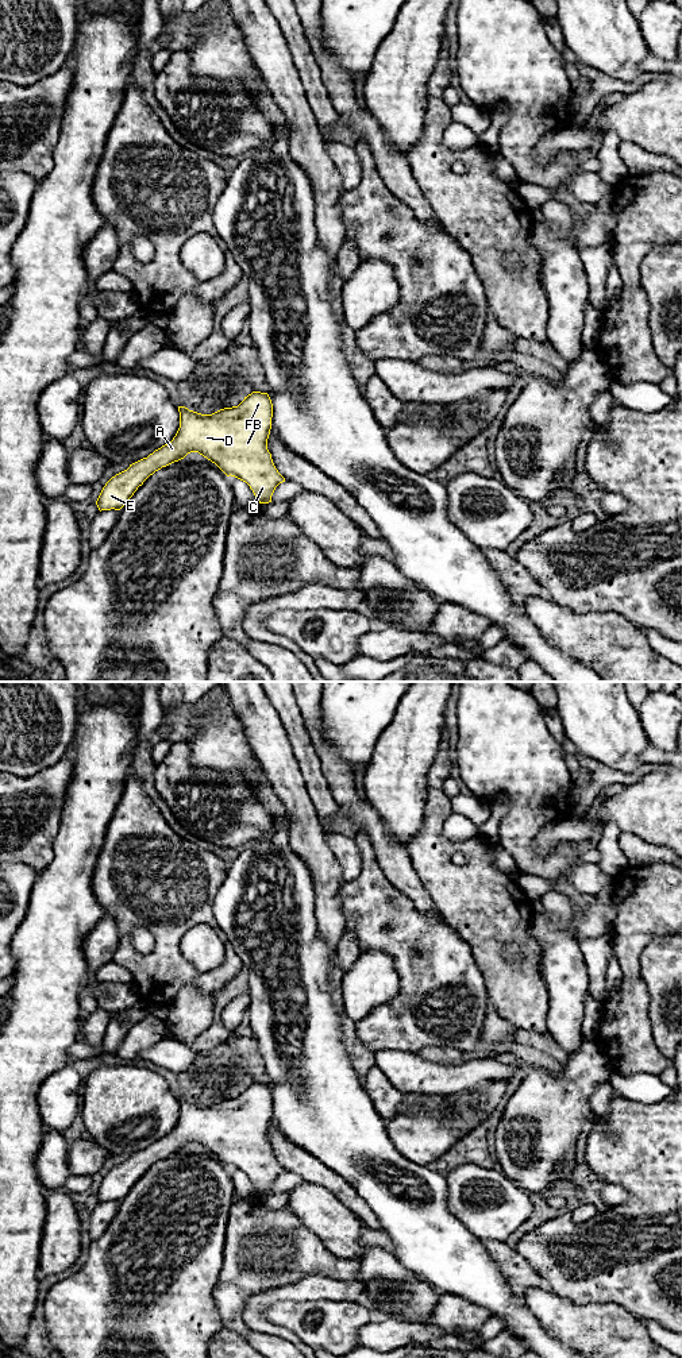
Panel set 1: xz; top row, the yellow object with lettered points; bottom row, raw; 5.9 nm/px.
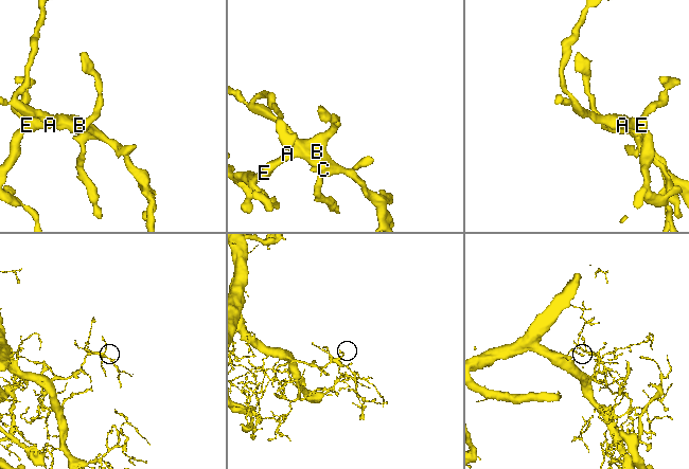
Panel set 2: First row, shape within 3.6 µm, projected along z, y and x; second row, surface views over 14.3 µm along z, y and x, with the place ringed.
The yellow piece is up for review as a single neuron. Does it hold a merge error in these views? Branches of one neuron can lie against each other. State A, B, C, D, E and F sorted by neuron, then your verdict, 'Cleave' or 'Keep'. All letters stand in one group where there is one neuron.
Groups: A B C D E F. Keep

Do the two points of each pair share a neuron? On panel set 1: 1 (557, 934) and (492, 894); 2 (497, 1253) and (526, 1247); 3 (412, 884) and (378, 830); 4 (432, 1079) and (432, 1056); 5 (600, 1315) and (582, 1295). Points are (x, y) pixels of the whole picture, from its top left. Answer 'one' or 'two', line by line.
1: two
2: two
3: one
4: two
5: two

